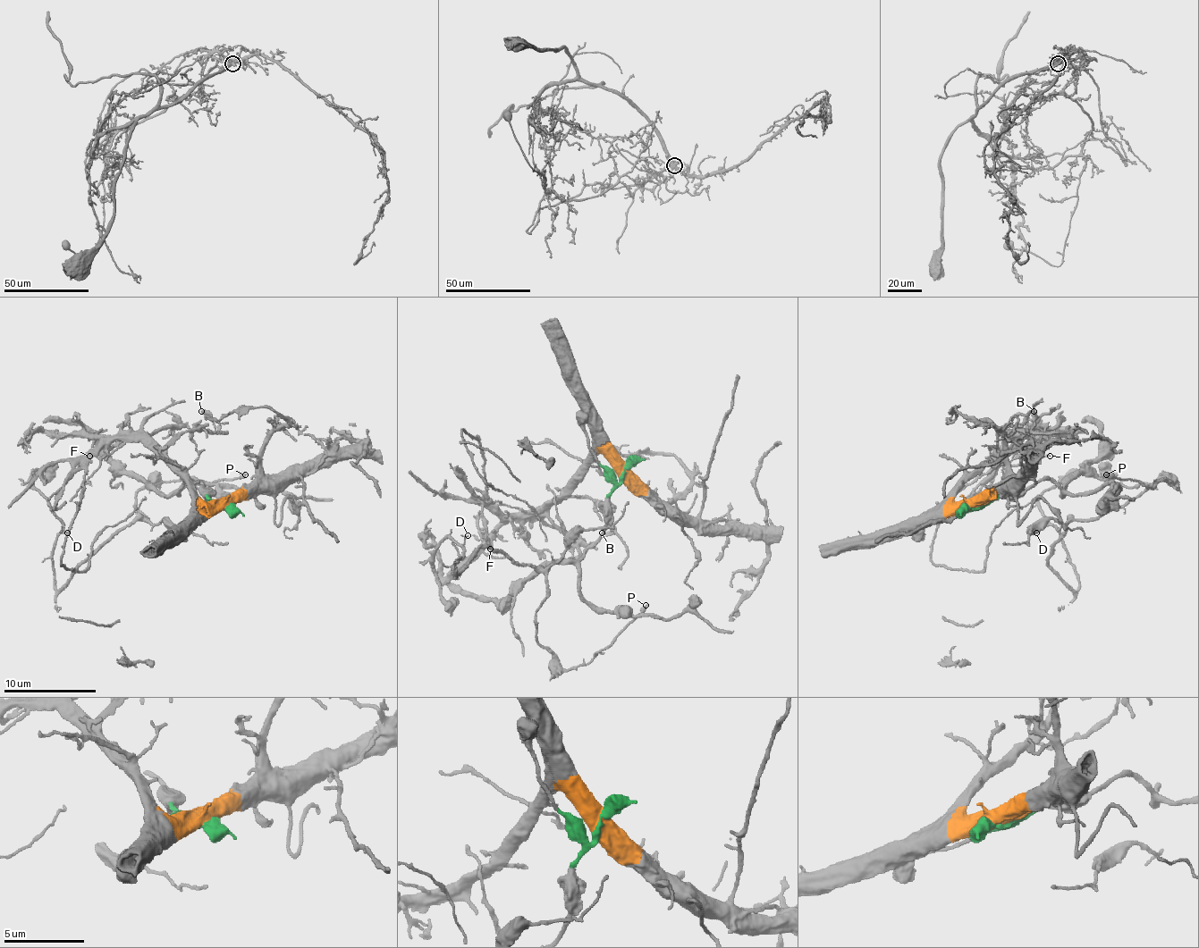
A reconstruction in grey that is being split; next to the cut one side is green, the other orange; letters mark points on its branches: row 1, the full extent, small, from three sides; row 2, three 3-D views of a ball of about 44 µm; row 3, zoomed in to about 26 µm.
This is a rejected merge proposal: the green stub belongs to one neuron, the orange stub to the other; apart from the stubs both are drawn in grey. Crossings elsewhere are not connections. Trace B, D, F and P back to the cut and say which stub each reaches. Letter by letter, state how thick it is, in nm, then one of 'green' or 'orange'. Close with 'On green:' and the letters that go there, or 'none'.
B: calibre 260 nm; orange
D: calibre 140 nm; green
F: calibre 140 nm; orange
P: calibre 360 nm; green
On green: D, P

